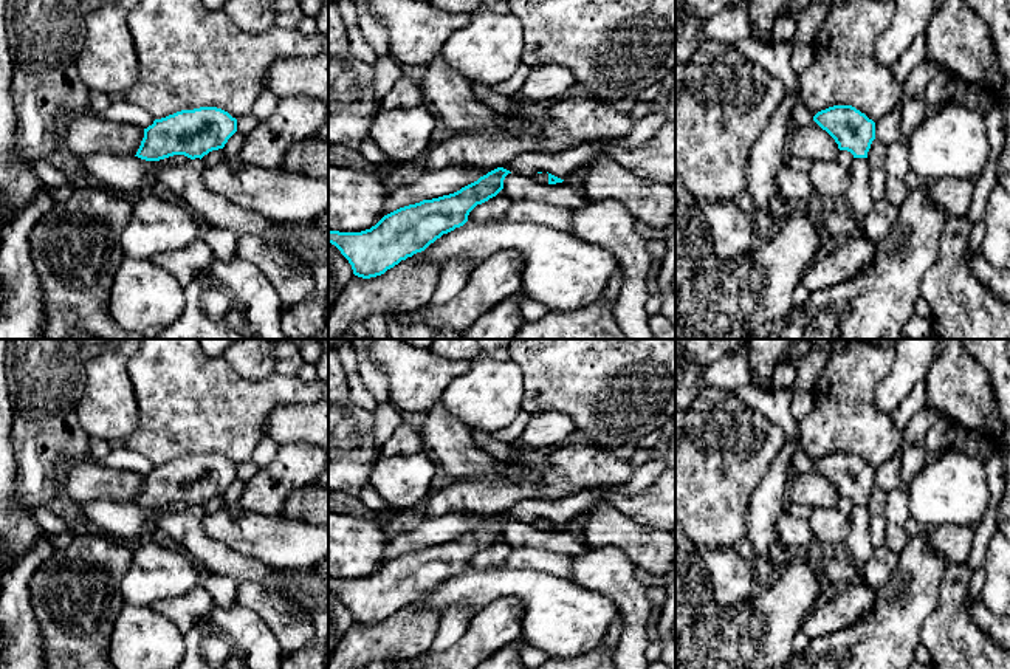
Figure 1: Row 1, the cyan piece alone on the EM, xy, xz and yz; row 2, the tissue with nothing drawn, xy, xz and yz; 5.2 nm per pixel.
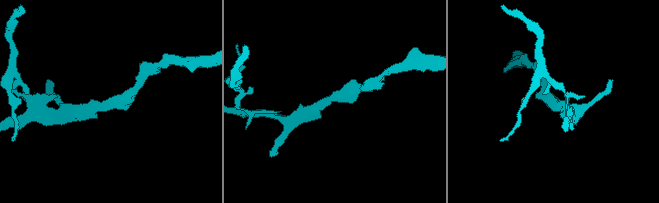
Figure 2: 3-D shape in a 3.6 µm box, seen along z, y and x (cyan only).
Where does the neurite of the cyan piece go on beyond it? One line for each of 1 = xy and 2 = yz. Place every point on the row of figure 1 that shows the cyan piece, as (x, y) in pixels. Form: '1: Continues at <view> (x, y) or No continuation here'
1: No continuation here
2: No continuation here

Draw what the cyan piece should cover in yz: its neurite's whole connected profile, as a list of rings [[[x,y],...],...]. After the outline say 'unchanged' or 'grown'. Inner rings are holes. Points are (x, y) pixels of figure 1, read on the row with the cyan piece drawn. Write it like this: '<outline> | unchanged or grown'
[[[833,105],[818,112],[813,121],[826,130],[854,158],[867,158],[875,139],[875,122],[852,105]]] | unchanged

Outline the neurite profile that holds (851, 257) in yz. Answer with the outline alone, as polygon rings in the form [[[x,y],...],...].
[[[857,237],[841,243],[835,251],[806,269],[801,285],[810,293],[830,288],[855,277],[877,259],[877,243]]]

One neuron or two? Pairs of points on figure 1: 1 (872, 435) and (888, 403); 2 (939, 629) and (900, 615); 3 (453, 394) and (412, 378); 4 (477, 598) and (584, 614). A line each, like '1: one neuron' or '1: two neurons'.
1: two neurons
2: two neurons
3: two neurons
4: one neuron

